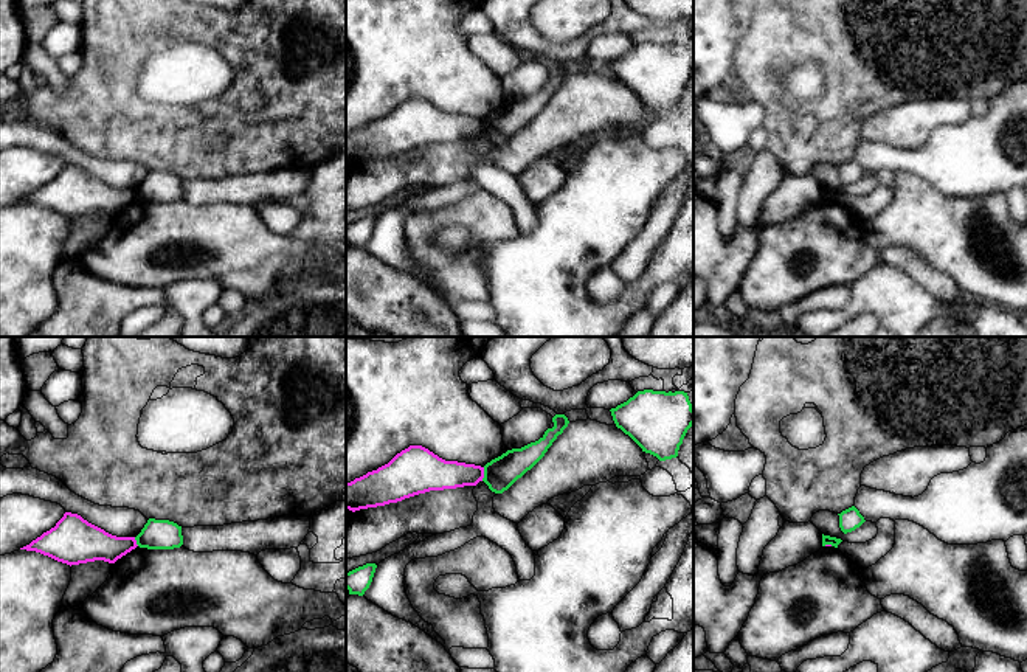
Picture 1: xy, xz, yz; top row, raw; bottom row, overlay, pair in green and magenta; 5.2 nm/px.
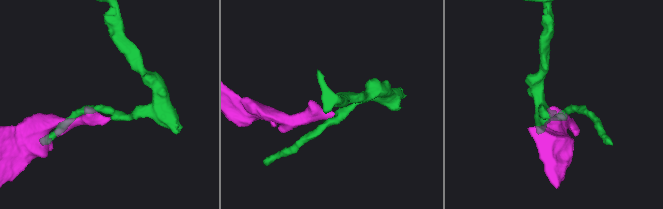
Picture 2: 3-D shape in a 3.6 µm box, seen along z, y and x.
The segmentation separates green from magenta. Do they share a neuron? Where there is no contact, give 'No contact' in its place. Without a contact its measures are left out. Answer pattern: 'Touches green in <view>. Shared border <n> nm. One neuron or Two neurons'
Touches green in xz. Shared border 70 nm. Two neurons

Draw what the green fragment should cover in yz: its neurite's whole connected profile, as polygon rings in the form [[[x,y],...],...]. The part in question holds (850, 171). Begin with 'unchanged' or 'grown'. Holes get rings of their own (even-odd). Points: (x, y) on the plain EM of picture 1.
unchanged; [[[855,158],[842,163],[838,168],[839,168],[839,180],[844,186],[855,183],[866,174]]]

